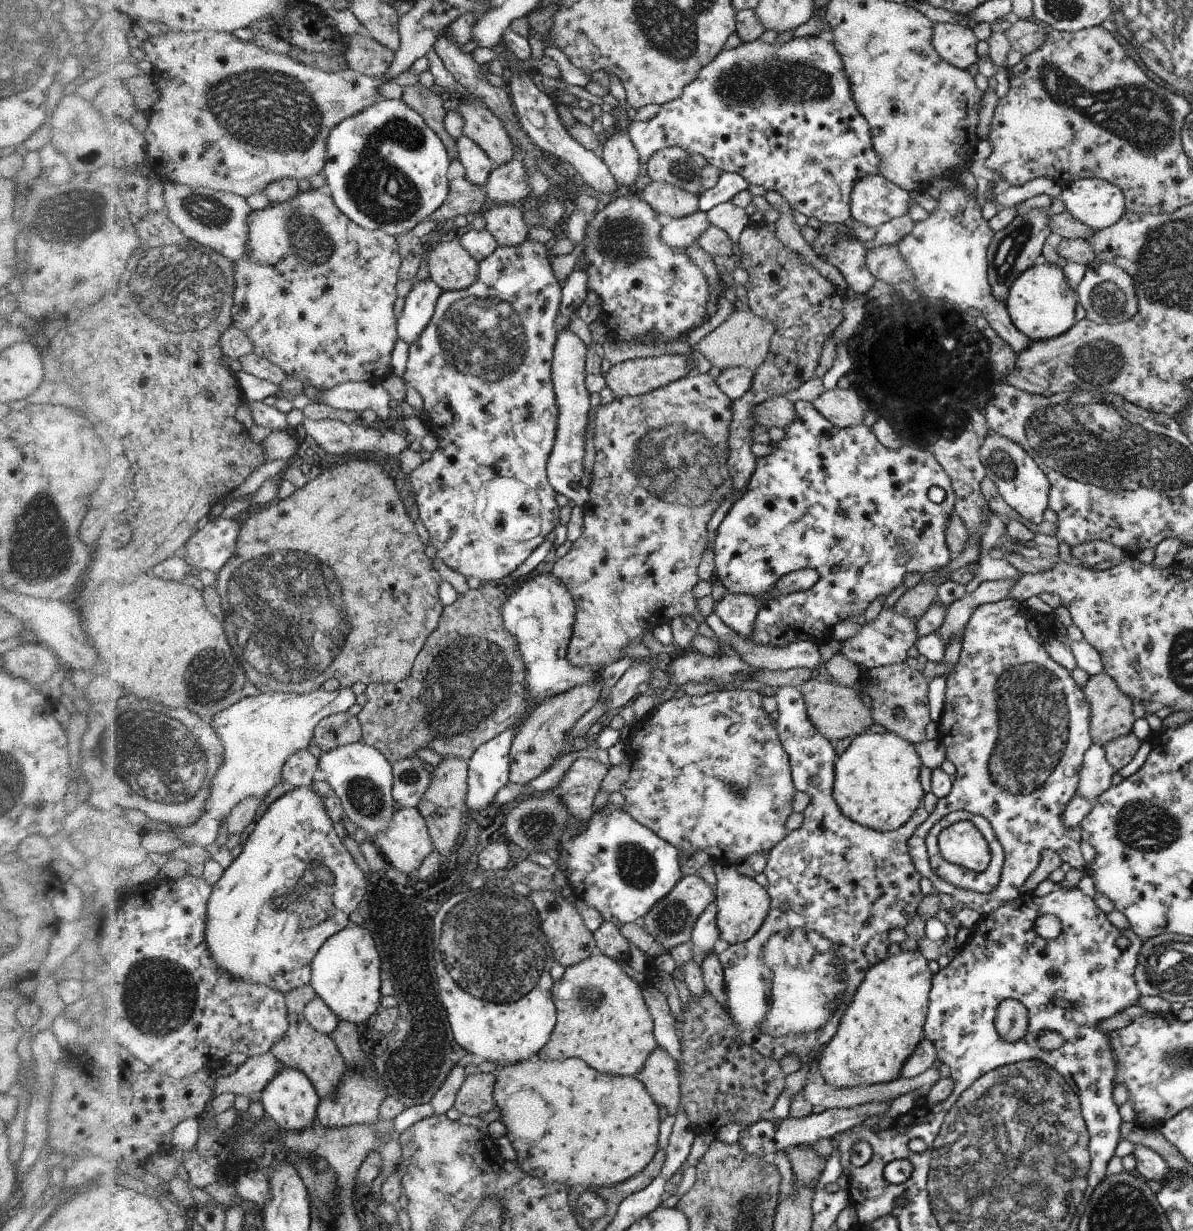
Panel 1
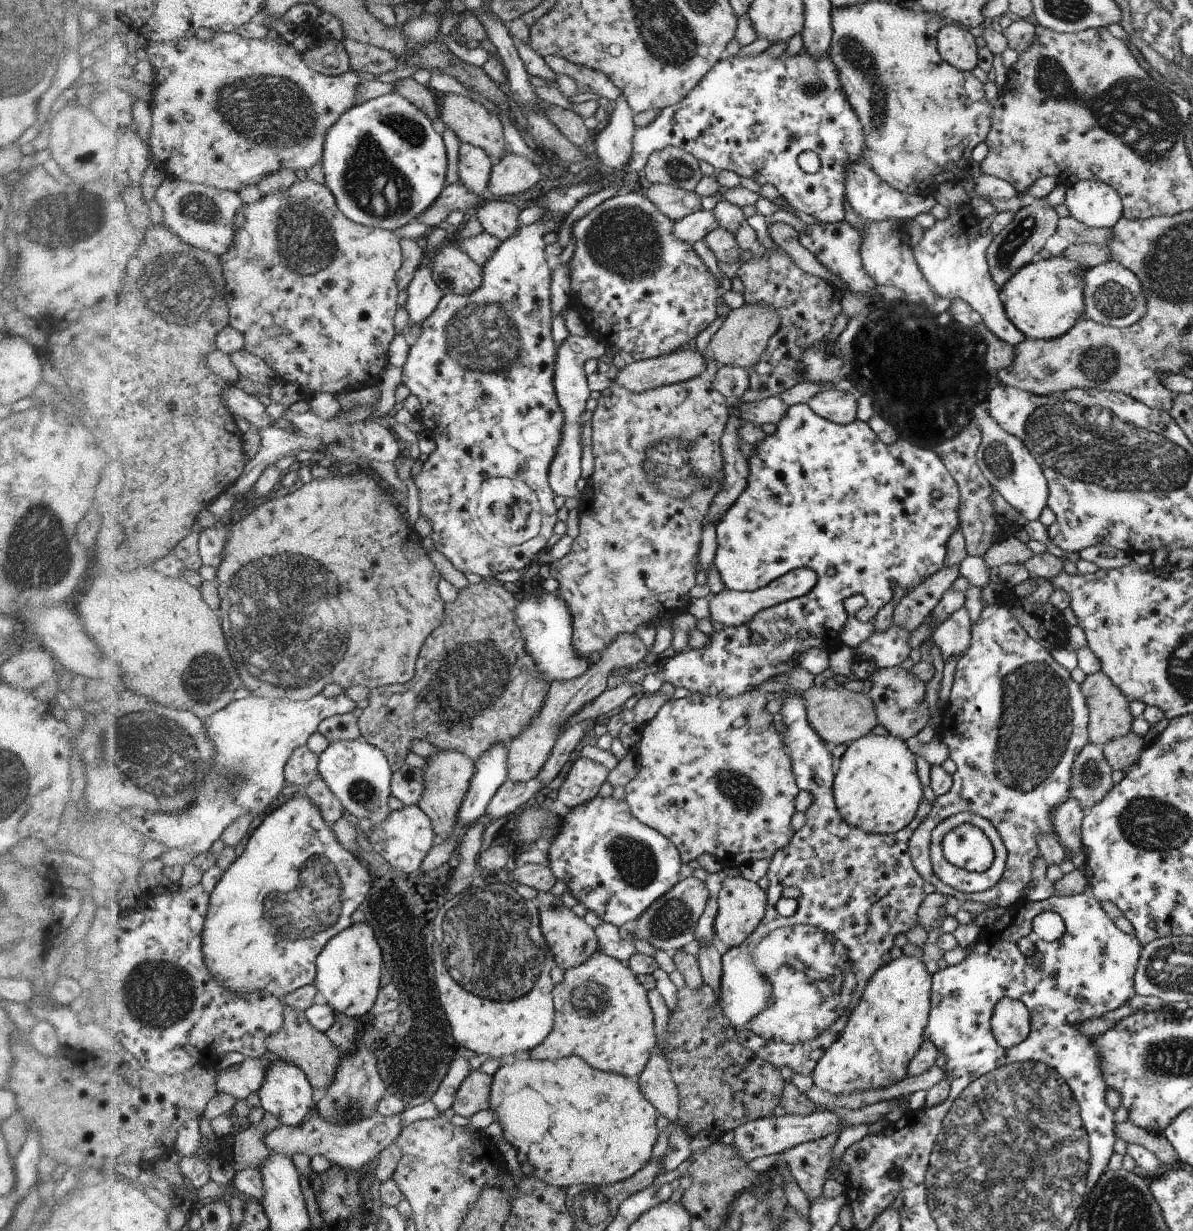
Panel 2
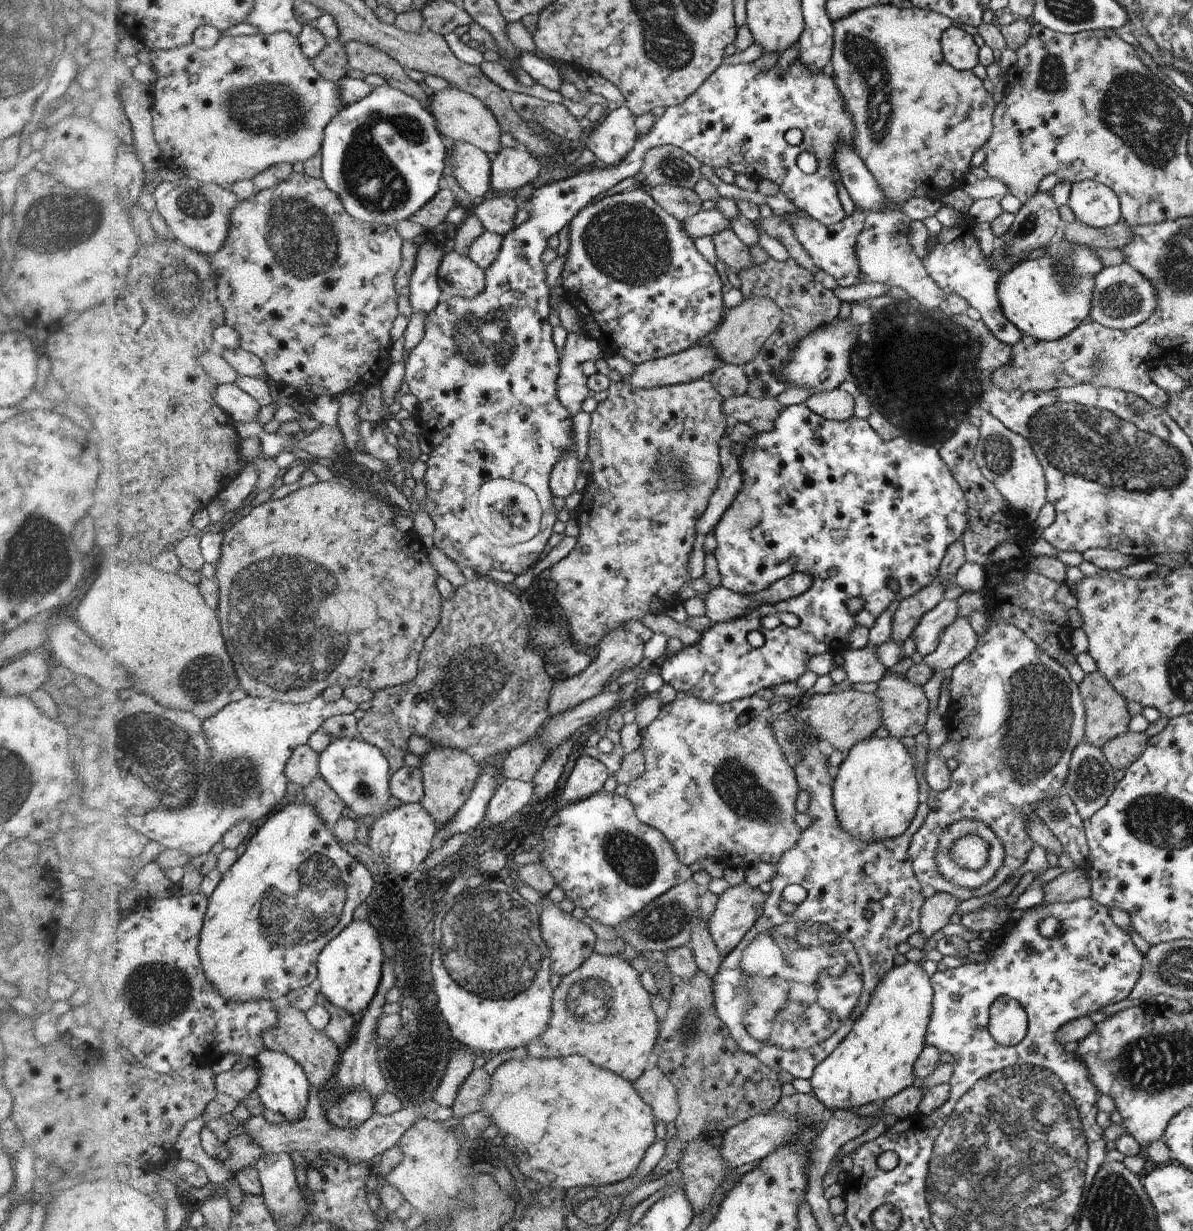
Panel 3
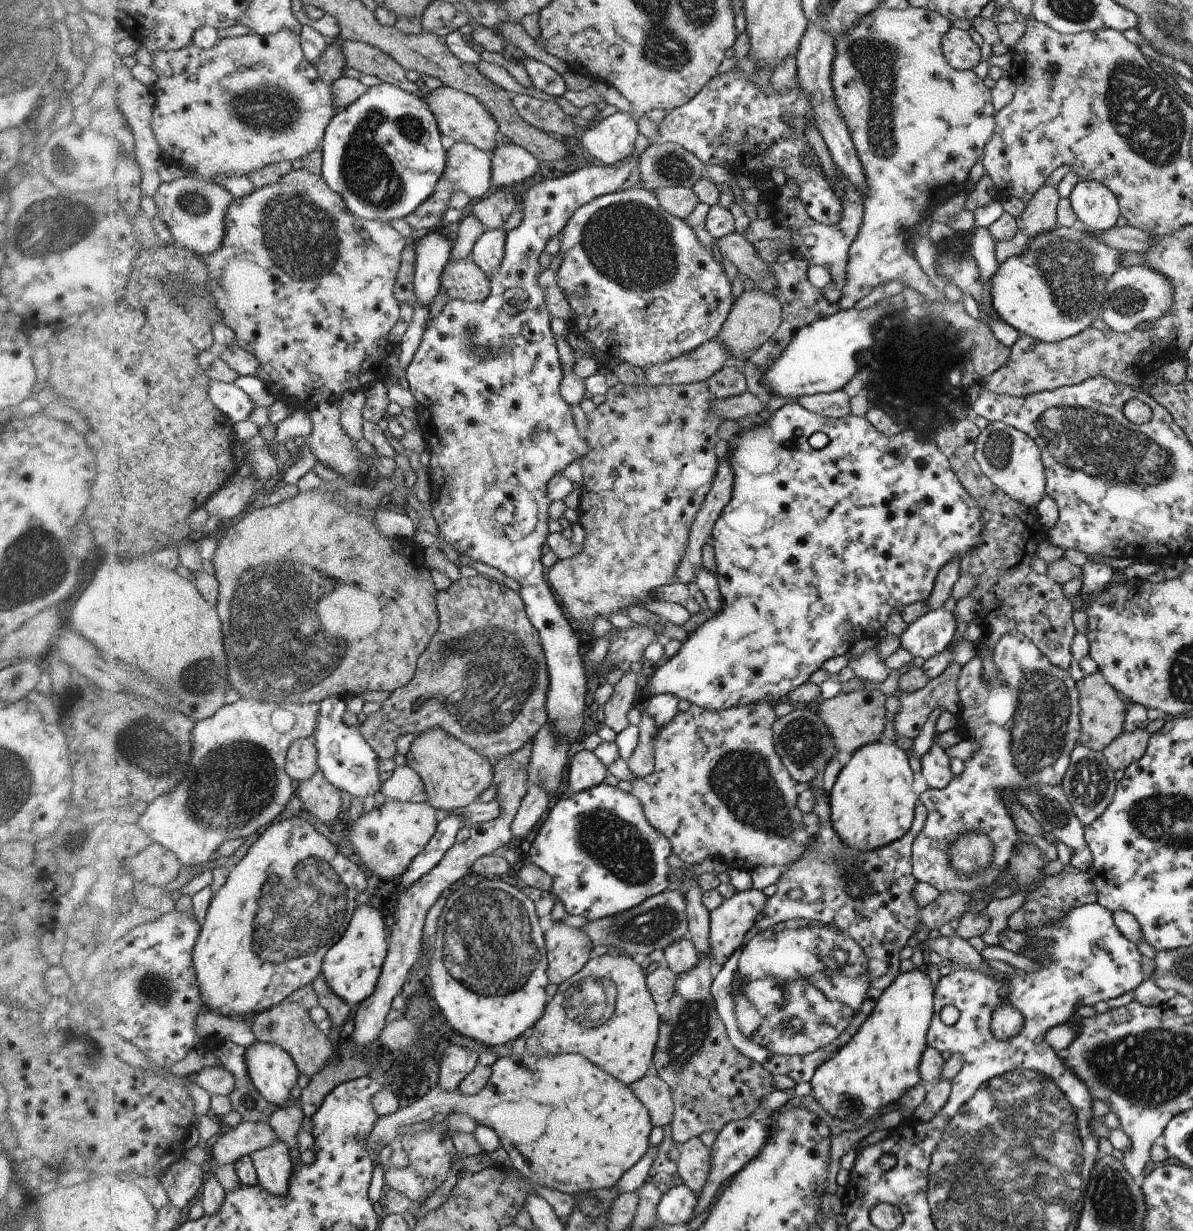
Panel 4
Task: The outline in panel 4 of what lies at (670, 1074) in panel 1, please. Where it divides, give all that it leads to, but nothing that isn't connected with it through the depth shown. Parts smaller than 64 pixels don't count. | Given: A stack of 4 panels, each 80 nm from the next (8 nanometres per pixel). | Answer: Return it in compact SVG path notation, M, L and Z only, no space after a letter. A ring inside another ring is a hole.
M654 1073L654 1076L646 1075L629 1087L641 1099L642 1104L649 1109L654 1127L671 1124L674 1114L674 1096L673 1090L665 1080Z

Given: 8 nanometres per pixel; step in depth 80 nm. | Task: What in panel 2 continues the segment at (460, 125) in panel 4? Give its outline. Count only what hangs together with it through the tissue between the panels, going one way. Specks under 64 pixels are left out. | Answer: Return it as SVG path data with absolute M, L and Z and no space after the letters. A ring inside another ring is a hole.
M446 93L441 96L443 99L442 105L439 106L438 120L442 129L450 129L462 143L470 143L477 145L478 148L483 148L496 161L504 158L509 148L504 143L502 123L495 113L468 95Z

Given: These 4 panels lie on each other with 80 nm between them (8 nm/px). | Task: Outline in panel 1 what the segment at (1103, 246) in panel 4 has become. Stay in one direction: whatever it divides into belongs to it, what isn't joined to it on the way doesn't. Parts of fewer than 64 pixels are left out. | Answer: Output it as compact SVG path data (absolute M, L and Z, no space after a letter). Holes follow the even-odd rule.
M1044 260L1028 267L1028 270L1022 271L1022 274L1013 280L1004 301L1013 323L1031 341L1048 340L1064 335L1076 324L1074 312L1078 296L1068 286L1068 280L1062 274L1062 270Z

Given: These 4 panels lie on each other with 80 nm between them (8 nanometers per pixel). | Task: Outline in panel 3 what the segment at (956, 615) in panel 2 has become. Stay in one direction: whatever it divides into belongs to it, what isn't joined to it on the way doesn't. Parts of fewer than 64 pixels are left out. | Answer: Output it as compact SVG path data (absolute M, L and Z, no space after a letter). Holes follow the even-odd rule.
M956 617L942 635L938 648L933 654L926 655L922 662L933 670L933 674L939 670L952 671L974 652L978 639L970 623Z

